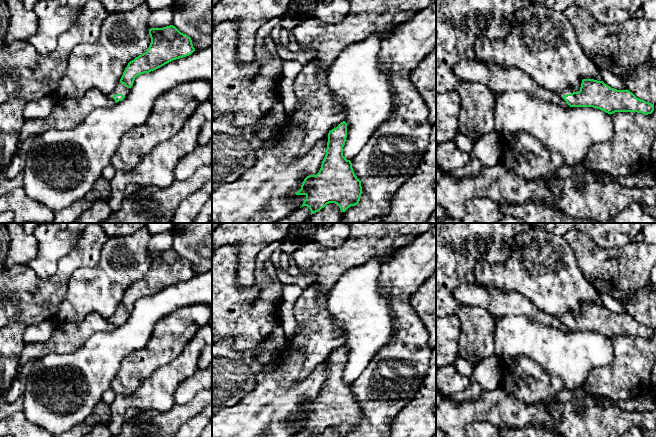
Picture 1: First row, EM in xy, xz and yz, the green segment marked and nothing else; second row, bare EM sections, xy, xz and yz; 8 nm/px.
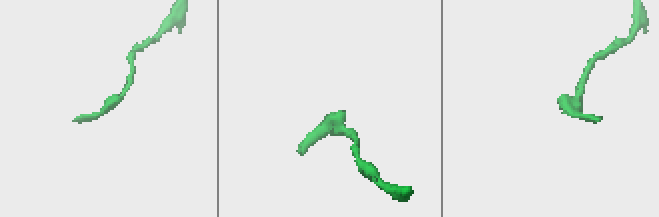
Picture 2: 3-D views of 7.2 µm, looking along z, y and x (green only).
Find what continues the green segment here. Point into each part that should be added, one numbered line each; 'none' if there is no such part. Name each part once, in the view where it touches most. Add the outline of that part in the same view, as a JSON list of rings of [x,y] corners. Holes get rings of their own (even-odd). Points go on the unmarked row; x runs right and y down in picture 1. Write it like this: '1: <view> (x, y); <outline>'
1: xy (120, 312); [[[119,306],[116,310],[116,312],[114,313],[113,316],[111,316],[109,318],[109,320],[112,322],[115,318],[122,318],[123,320],[127,320],[130,316],[131,312],[127,312],[124,308],[122,308],[121,306]]]

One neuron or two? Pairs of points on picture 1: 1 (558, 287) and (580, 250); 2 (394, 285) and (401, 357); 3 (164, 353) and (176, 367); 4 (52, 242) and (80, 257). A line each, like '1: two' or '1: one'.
1: two
2: one
3: two
4: two

